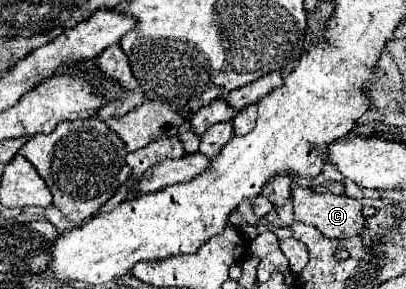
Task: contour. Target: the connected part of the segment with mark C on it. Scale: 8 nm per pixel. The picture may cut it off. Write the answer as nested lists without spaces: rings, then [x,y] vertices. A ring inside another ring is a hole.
[[[306,187],[292,189],[292,203],[294,203],[294,219],[316,227],[322,235],[330,239],[346,239],[354,237],[364,229],[366,219],[362,217],[362,203],[348,197],[348,195],[334,195],[334,193],[314,193]]]

